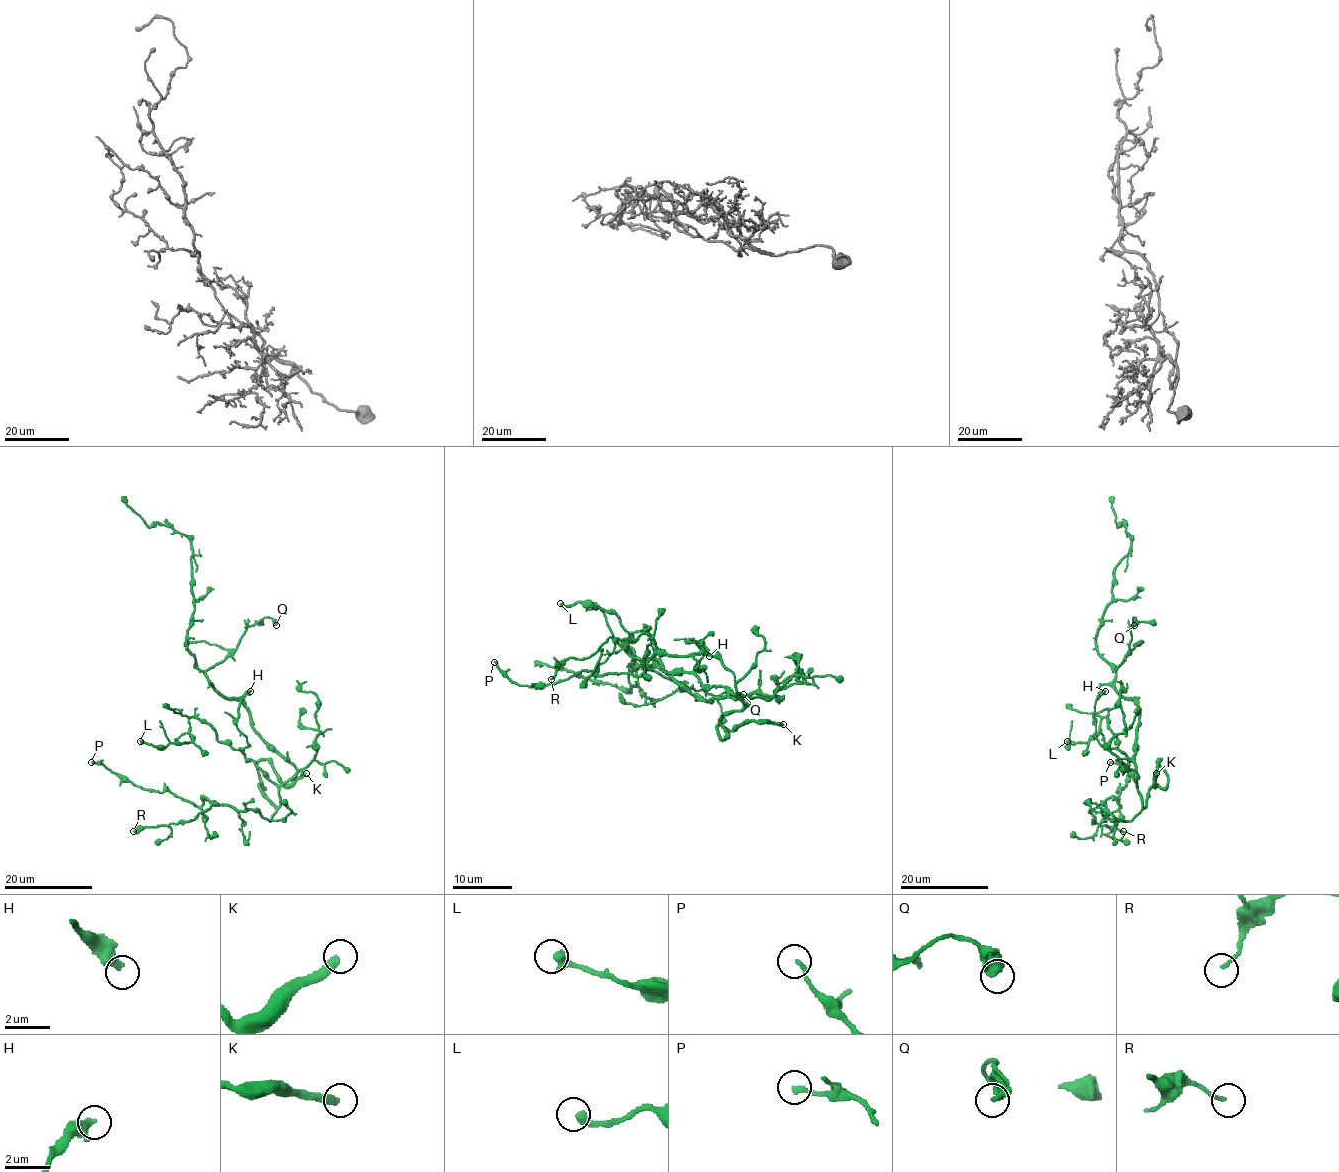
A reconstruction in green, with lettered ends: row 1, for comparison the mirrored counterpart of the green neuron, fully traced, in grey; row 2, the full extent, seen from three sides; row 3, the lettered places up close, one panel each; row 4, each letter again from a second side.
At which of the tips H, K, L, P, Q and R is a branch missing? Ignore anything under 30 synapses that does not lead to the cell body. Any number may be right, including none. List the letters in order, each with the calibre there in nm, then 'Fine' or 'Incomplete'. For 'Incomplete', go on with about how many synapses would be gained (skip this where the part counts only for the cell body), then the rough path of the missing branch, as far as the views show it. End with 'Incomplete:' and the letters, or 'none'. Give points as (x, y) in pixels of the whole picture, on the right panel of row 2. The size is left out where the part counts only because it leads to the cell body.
H: Thickness 400 nm. Fine
K: Thickness 380 nm. Incomplete. Roughly 850 synapses. Course of what is missing: (1156, 773), (1151, 778), (1157, 761), (1158, 743), (1177, 731), (1207, 728), (1213, 732), (1209, 741)
L: Thickness 360 nm. Fine
P: Thickness 190 nm. Fine
Q: Thickness 420 nm. Fine
R: Thickness 130 nm. Fine
Incomplete: K

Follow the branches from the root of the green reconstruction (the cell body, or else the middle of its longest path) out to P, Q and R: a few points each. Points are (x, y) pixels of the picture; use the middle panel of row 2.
P: (725, 697), (771, 696), (746, 705), (707, 654), (655, 654), (640, 676), (580, 671), (530, 685), (494, 662)
Q: (725, 697), (701, 700), (679, 687), (660, 668), (648, 669), (716, 696), (743, 694)
R: (725, 697), (771, 696), (746, 705), (718, 659), (666, 656), (645, 633), (568, 657), (551, 679)

